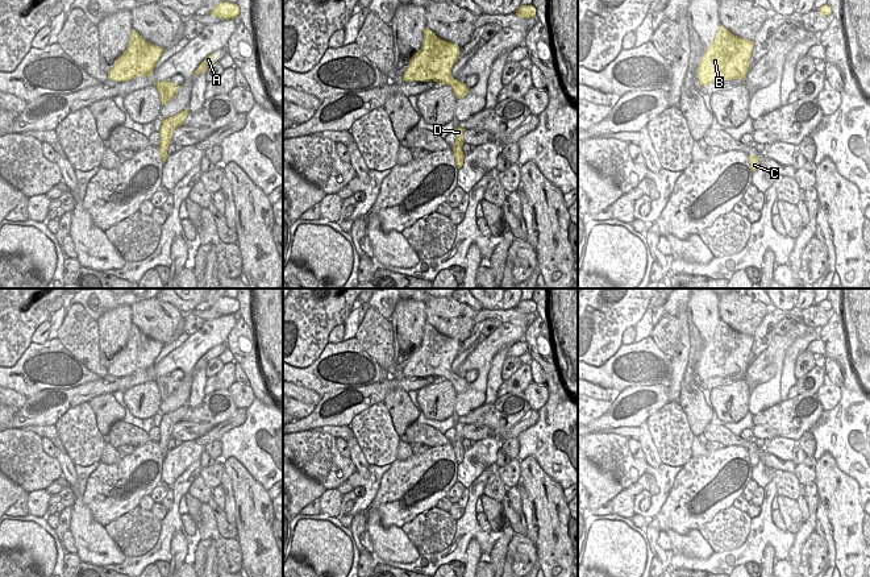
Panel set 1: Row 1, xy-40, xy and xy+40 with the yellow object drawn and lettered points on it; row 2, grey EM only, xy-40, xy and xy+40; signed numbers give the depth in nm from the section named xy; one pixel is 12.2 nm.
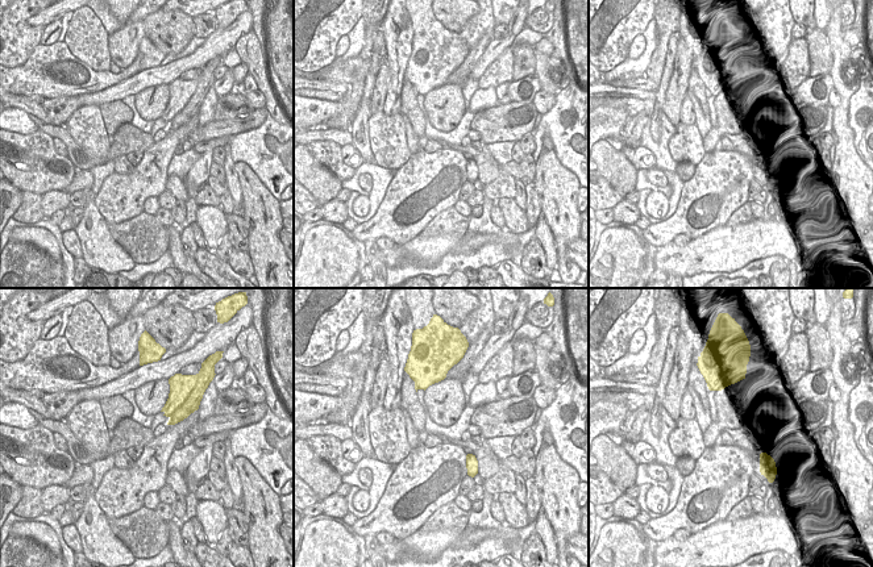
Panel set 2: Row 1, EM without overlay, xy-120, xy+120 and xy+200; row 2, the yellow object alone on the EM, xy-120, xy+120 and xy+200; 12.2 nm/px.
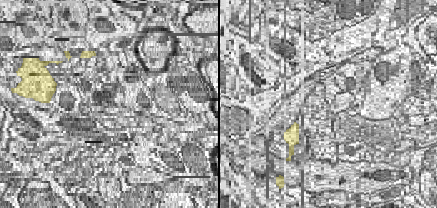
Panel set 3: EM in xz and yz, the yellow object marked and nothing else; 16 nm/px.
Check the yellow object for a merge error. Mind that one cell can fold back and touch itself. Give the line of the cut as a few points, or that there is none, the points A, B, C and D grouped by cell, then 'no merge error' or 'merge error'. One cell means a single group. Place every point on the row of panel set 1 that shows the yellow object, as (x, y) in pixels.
xy (453, 78), (448, 84) | A C D / B | merge error

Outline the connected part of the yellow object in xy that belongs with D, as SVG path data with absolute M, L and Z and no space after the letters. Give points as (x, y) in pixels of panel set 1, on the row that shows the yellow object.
M457 128L455 129L455 144L453 146L453 154L454 154L454 158L455 158L455 165L457 165L457 169L461 169L463 166L463 151L462 151L462 146L463 146L463 132L466 129L462 129L462 128Z

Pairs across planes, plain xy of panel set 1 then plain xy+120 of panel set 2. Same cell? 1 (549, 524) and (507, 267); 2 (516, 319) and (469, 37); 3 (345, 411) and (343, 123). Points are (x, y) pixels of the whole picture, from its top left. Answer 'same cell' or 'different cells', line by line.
1: different cells
2: different cells
3: same cell

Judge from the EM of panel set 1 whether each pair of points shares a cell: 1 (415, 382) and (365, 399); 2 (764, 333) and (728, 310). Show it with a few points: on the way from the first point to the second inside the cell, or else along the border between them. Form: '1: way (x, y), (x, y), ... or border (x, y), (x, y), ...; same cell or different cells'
1: way (403, 384), (390, 384), (377, 391); same cell
2: border (771, 307), (753, 336); different cells

